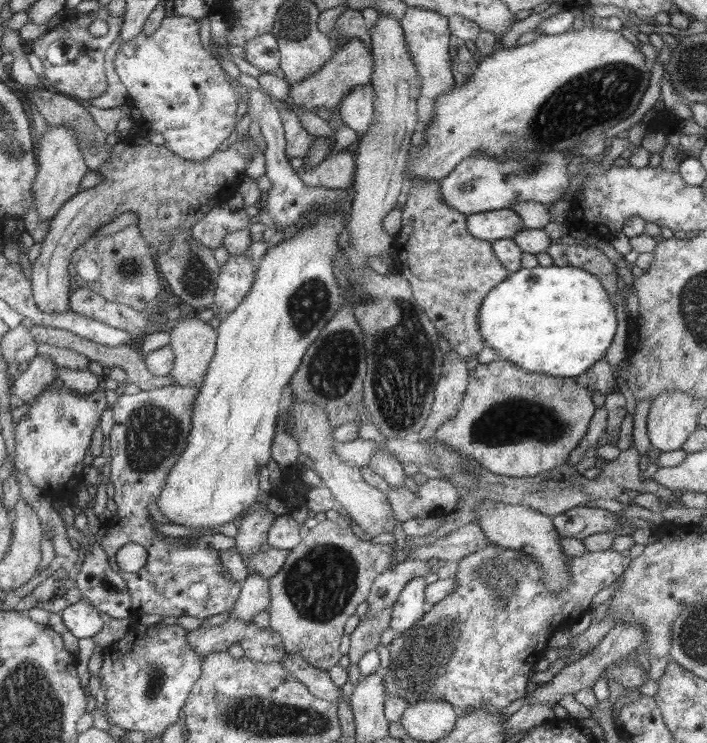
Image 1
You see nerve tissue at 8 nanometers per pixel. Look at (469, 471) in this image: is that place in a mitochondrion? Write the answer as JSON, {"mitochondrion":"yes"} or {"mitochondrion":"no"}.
{"mitochondrion":"yes"}

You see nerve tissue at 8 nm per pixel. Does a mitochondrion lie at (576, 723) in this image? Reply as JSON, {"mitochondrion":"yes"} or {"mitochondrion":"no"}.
{"mitochondrion":"no"}

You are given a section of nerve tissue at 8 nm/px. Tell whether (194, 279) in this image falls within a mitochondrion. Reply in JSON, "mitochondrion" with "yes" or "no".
{"mitochondrion":"yes"}

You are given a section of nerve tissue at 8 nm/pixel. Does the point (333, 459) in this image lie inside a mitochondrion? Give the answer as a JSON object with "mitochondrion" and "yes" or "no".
{"mitochondrion":"no"}

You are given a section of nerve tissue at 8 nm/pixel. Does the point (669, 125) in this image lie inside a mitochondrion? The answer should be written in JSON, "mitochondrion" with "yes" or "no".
{"mitochondrion":"no"}

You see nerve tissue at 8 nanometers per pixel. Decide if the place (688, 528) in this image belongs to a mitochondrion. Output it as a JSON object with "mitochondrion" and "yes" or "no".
{"mitochondrion":"no"}

